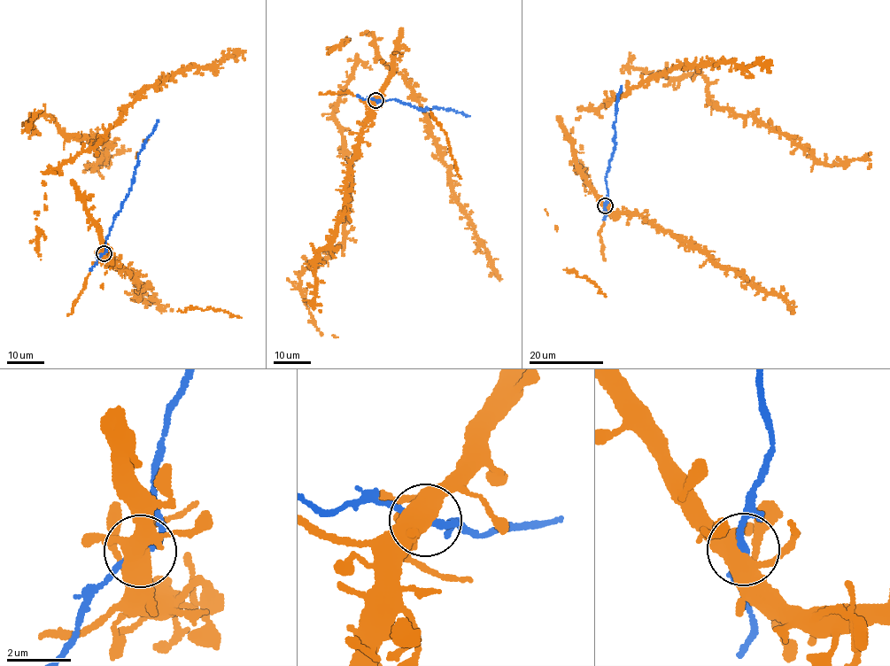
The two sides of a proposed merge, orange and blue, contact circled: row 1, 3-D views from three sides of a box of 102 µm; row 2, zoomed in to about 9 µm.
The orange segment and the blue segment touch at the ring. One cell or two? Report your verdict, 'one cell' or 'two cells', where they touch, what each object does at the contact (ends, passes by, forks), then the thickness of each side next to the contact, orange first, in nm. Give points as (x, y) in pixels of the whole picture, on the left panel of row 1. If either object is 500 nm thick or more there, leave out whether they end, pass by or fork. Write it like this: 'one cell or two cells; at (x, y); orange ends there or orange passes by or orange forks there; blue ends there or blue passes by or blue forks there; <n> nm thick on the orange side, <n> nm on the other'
one cell; at (104, 253); orange forks there; blue passes by; 480 nm thick on the orange side, 180 nm on the other

